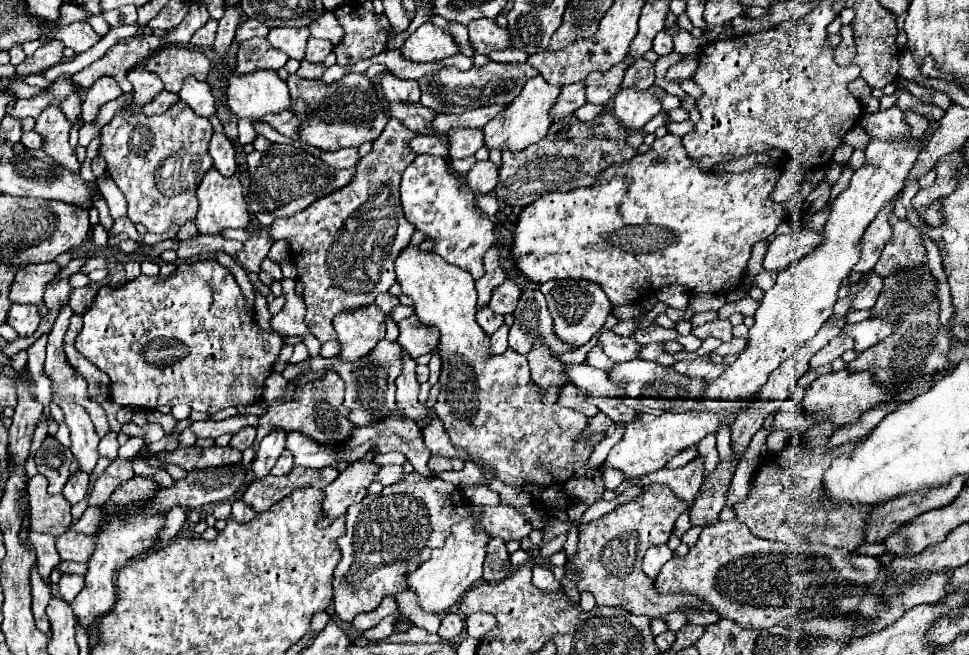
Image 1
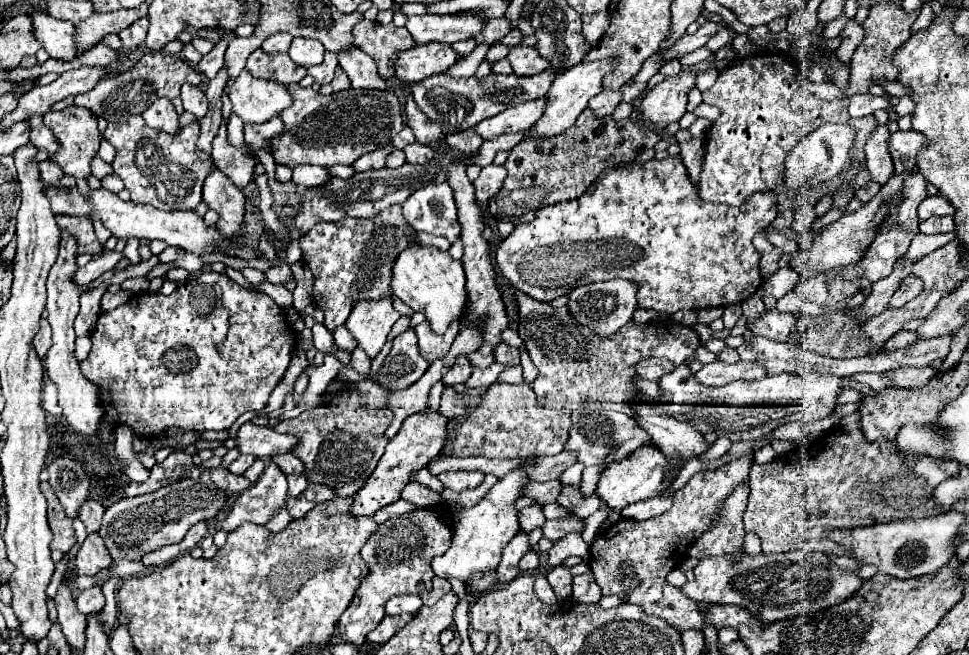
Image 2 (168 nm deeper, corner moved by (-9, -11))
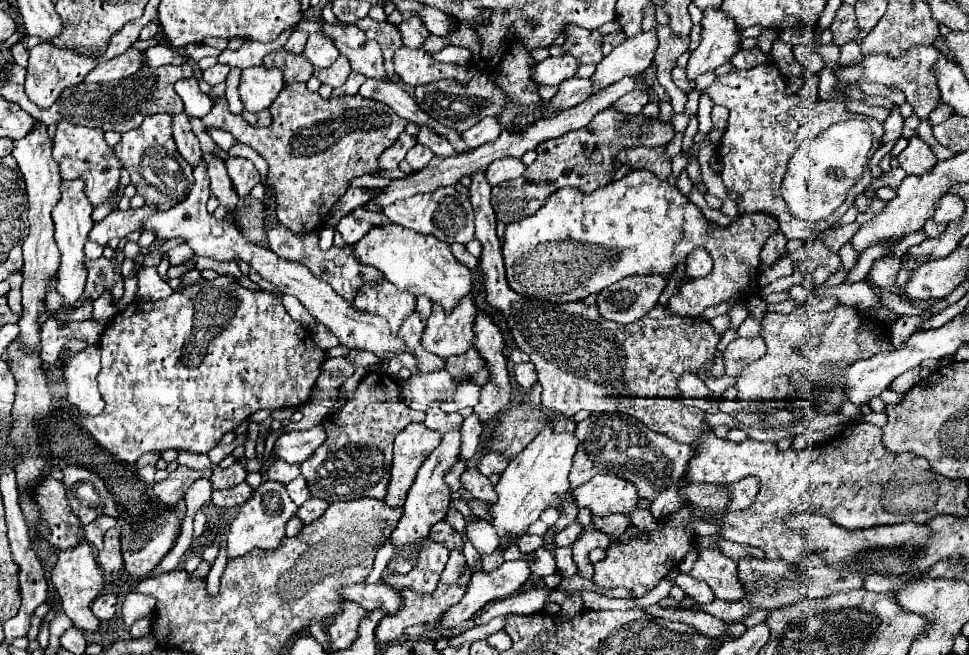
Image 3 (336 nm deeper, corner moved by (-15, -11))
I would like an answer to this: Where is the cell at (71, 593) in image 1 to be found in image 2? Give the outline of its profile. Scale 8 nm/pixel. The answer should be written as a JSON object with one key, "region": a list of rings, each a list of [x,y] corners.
{"region":[[[91,587],[91,589],[85,589],[77,595],[77,607],[81,613],[89,615],[89,613],[95,613],[95,611],[101,611],[103,605],[105,605],[105,597],[101,593],[101,587]]]}

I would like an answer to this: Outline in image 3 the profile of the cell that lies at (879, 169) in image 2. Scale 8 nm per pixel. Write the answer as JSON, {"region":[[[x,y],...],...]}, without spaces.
{"region":[[[893,169],[891,173],[881,175],[881,179],[877,179],[877,181],[873,183],[873,187],[883,187],[883,185],[887,185],[887,187],[897,189],[897,187],[901,185],[901,179],[903,179],[903,177],[907,177],[907,173],[905,173],[903,169]]]}

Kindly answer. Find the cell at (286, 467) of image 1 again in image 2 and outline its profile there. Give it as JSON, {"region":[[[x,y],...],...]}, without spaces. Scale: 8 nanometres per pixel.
{"region":[[[287,475],[287,481],[289,481],[289,495],[291,497],[301,495],[301,491],[305,491],[305,487],[307,487],[305,475]]]}

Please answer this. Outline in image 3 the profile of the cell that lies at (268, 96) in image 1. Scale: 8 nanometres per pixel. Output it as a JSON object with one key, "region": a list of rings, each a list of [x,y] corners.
{"region":[[[257,65],[257,67],[243,69],[239,93],[241,93],[243,105],[251,113],[259,113],[263,109],[269,109],[269,105],[277,99],[283,87],[285,83],[279,69]]]}

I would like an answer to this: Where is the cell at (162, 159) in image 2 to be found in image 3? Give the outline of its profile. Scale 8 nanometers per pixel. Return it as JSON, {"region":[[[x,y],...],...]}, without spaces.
{"region":[[[159,113],[147,117],[139,127],[127,131],[121,143],[115,147],[115,155],[131,173],[131,183],[137,189],[137,195],[145,197],[147,205],[155,205],[159,211],[171,209],[187,197],[193,187],[193,169],[183,161],[179,151],[175,149],[173,133],[171,133],[171,115]]]}

